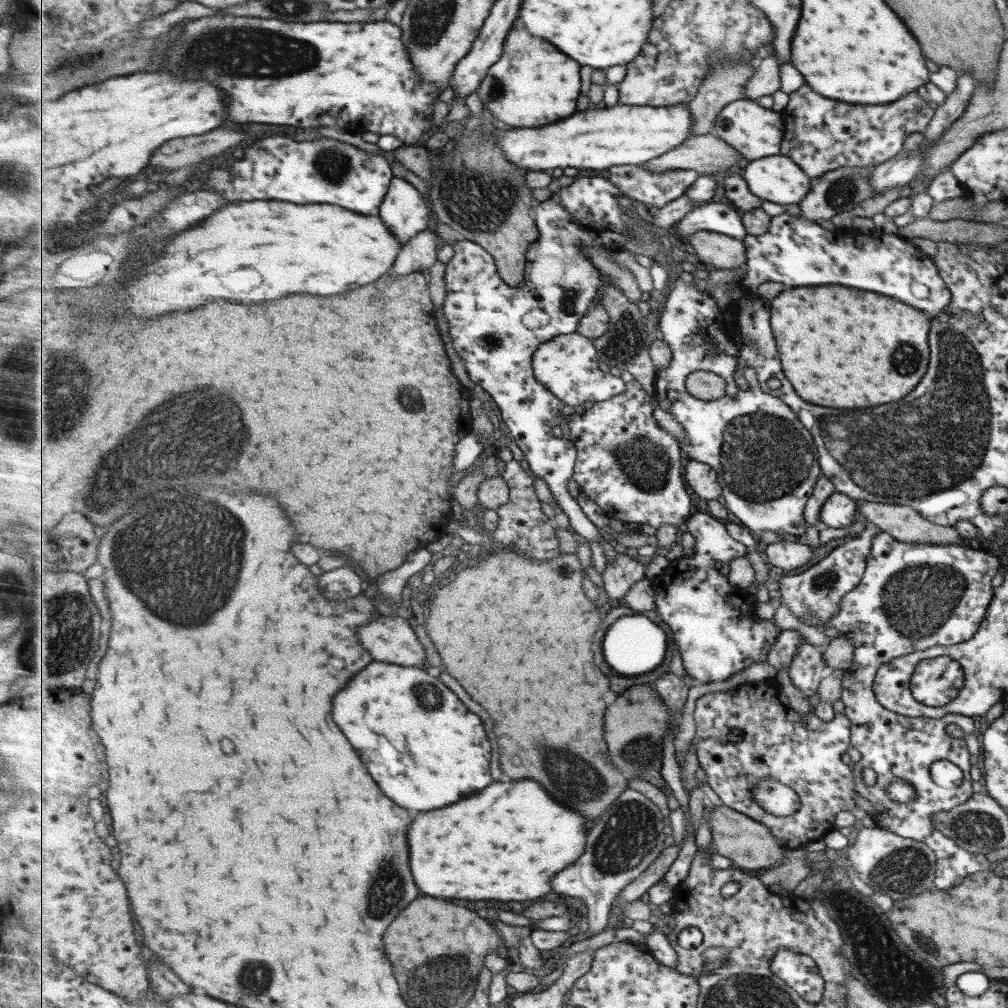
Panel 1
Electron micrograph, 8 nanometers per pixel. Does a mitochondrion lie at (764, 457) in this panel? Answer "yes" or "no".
yes

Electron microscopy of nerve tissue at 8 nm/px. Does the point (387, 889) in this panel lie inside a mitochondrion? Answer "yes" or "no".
yes

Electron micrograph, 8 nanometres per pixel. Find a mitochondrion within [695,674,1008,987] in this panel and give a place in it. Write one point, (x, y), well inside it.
(906, 870)

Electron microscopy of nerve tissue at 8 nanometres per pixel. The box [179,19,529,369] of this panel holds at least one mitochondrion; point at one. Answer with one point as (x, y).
(478, 199)

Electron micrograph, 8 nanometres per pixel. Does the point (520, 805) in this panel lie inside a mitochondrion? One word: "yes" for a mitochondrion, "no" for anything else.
no

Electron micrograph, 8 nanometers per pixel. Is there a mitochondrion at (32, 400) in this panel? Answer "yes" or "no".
yes

